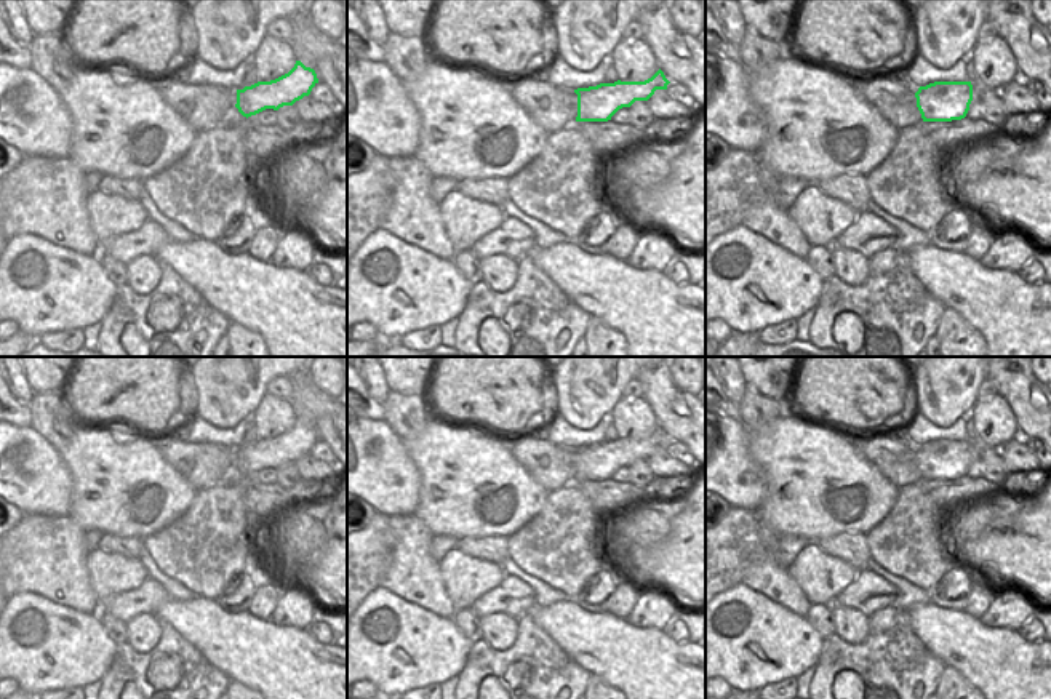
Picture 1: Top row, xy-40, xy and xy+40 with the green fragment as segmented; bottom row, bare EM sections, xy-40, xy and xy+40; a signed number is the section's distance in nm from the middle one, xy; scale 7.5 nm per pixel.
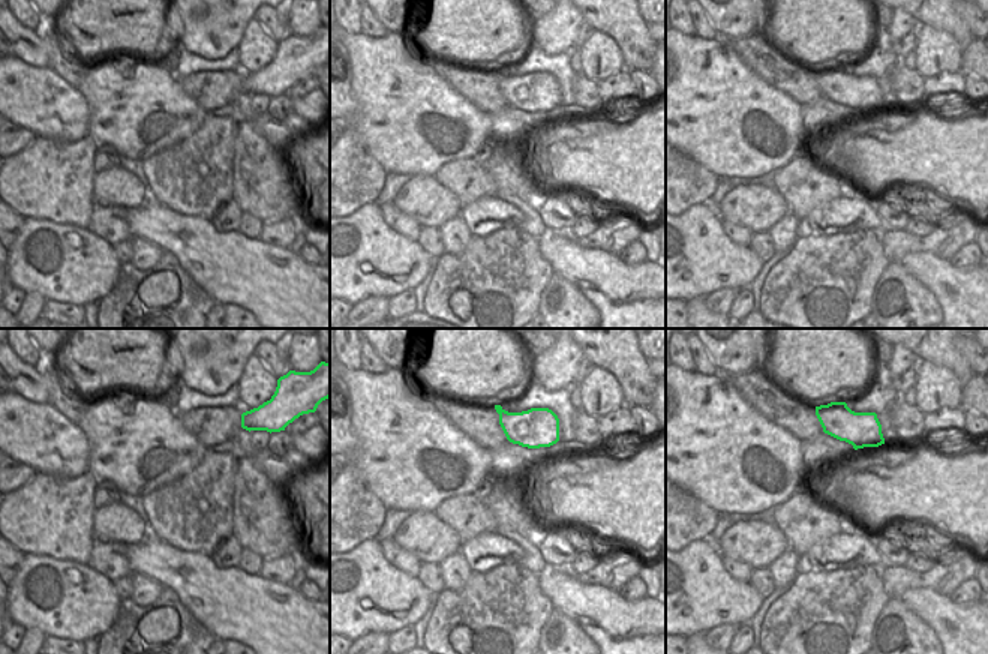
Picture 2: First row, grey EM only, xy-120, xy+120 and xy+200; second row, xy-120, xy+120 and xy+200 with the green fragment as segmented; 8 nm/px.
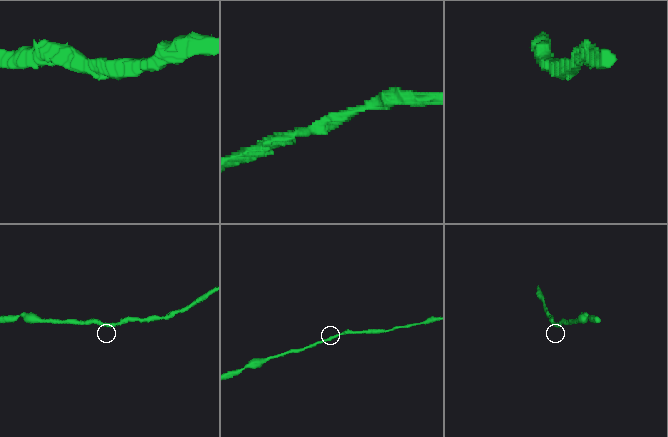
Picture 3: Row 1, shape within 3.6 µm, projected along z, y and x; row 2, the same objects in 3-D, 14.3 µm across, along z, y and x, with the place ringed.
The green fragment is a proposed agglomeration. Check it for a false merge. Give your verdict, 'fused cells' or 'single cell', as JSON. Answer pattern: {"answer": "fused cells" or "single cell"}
{"answer": "single cell"}

